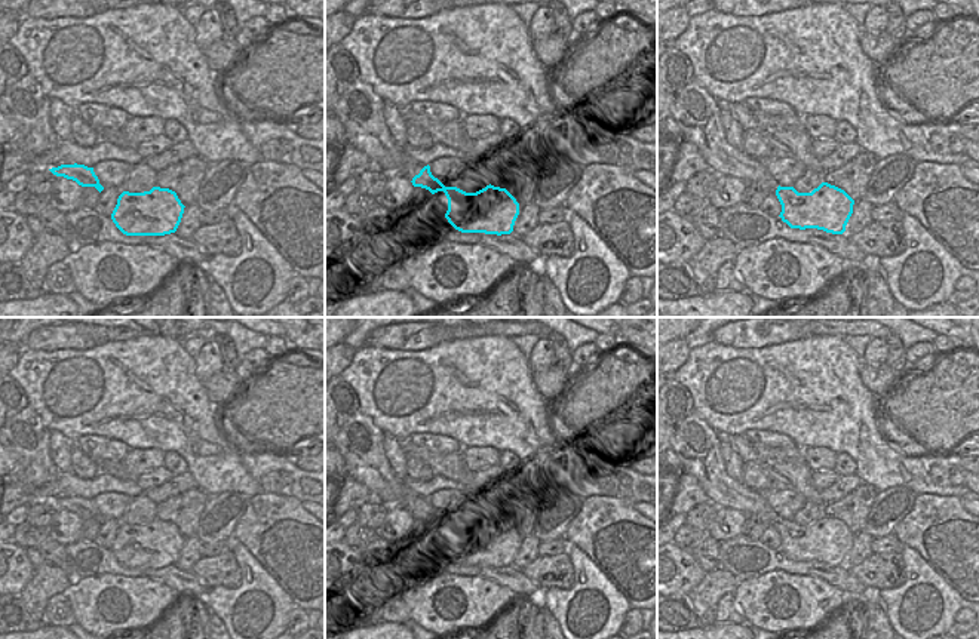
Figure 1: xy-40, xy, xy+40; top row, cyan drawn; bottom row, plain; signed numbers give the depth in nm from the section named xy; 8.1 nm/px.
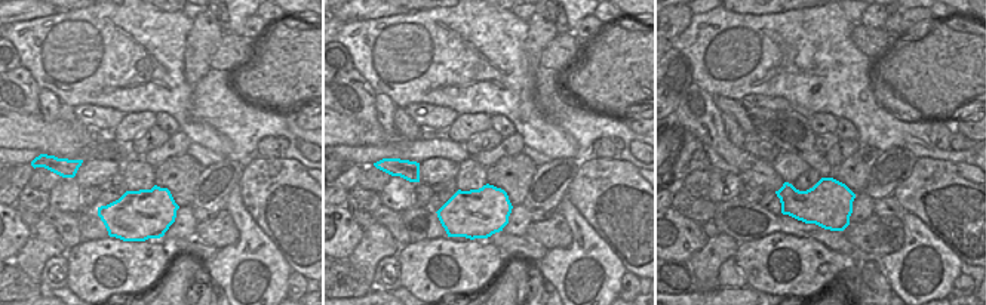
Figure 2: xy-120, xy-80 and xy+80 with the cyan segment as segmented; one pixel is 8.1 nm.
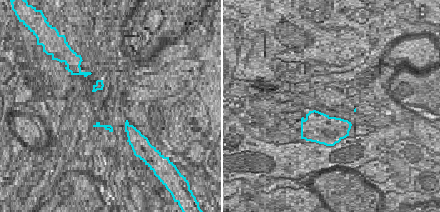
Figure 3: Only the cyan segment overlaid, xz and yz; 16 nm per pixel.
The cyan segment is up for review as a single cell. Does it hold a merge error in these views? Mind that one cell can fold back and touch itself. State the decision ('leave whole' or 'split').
leave whole

